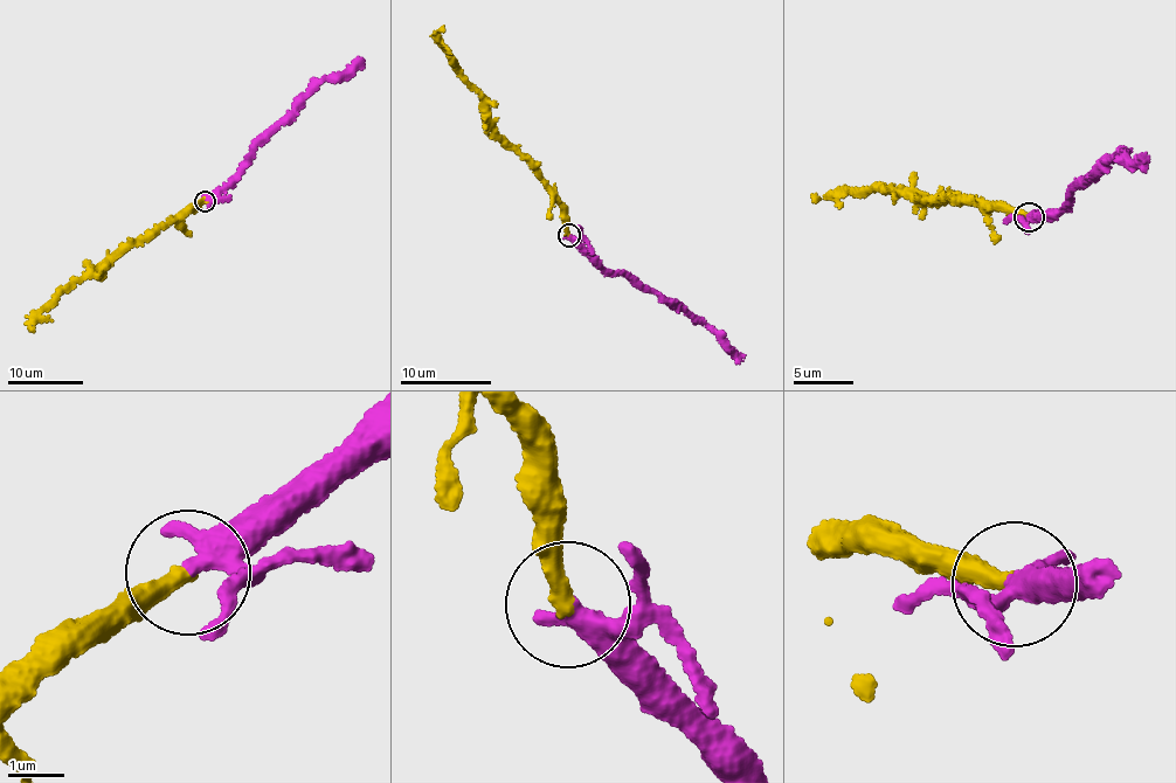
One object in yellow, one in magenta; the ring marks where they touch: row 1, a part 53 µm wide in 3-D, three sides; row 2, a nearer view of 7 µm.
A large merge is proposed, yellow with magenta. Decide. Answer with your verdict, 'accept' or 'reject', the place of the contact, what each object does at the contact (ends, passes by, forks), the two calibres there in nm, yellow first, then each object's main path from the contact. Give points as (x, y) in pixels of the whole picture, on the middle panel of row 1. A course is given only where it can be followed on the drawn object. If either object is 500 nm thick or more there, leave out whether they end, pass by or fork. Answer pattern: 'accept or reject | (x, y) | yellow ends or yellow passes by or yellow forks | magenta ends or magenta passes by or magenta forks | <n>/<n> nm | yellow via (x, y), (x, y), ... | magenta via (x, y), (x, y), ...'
accept | (568, 235) | yellow ends | magenta forks | 340/280 nm | yellow via (568, 235), (566, 206), (537, 164), (495, 130), (489, 101), (442, 44), (436, 32), (444, 29) | magenta via (569, 234), (590, 260), (707, 325), (727, 352), (742, 360)

